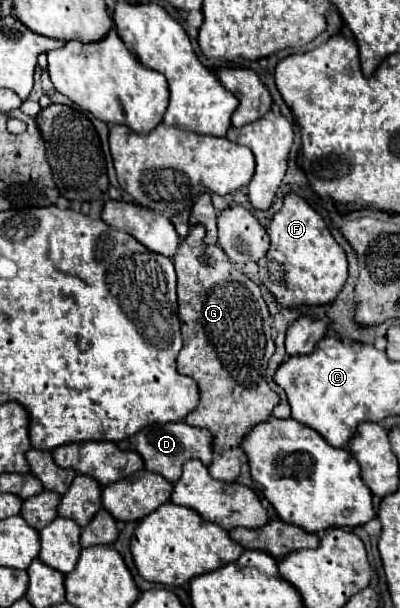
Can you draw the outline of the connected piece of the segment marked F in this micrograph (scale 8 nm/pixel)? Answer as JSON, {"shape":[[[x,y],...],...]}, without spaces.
{"shape":[[[296,193],[284,197],[282,209],[268,225],[270,249],[258,261],[260,281],[282,307],[328,305],[336,299],[348,277],[344,249],[334,241],[322,217]]]}

